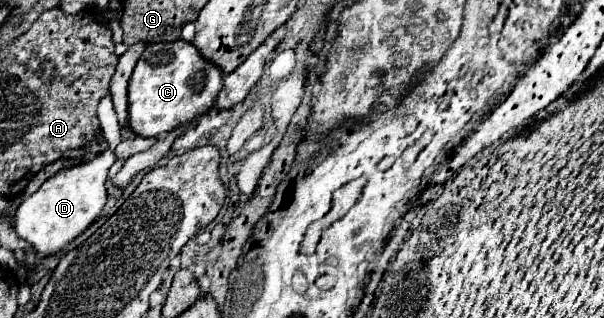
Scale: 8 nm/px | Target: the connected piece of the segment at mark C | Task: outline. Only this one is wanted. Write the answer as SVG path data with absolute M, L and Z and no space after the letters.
M184 40L148 44L128 82L128 126L142 138L156 138L208 112L220 90L220 68L202 60L202 54L194 44Z

